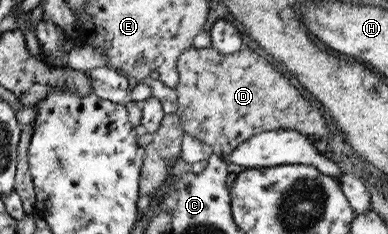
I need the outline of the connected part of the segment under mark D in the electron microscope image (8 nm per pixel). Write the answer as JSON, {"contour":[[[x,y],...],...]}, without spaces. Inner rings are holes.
{"contour":[[[245,46],[237,52],[221,54],[211,47],[189,47],[177,57],[176,69],[177,87],[173,89],[177,95],[178,107],[175,114],[180,118],[183,132],[197,138],[201,143],[208,144],[213,154],[226,157],[250,136],[268,130],[296,130],[311,139],[327,134],[327,126],[321,112],[257,50]]]}

